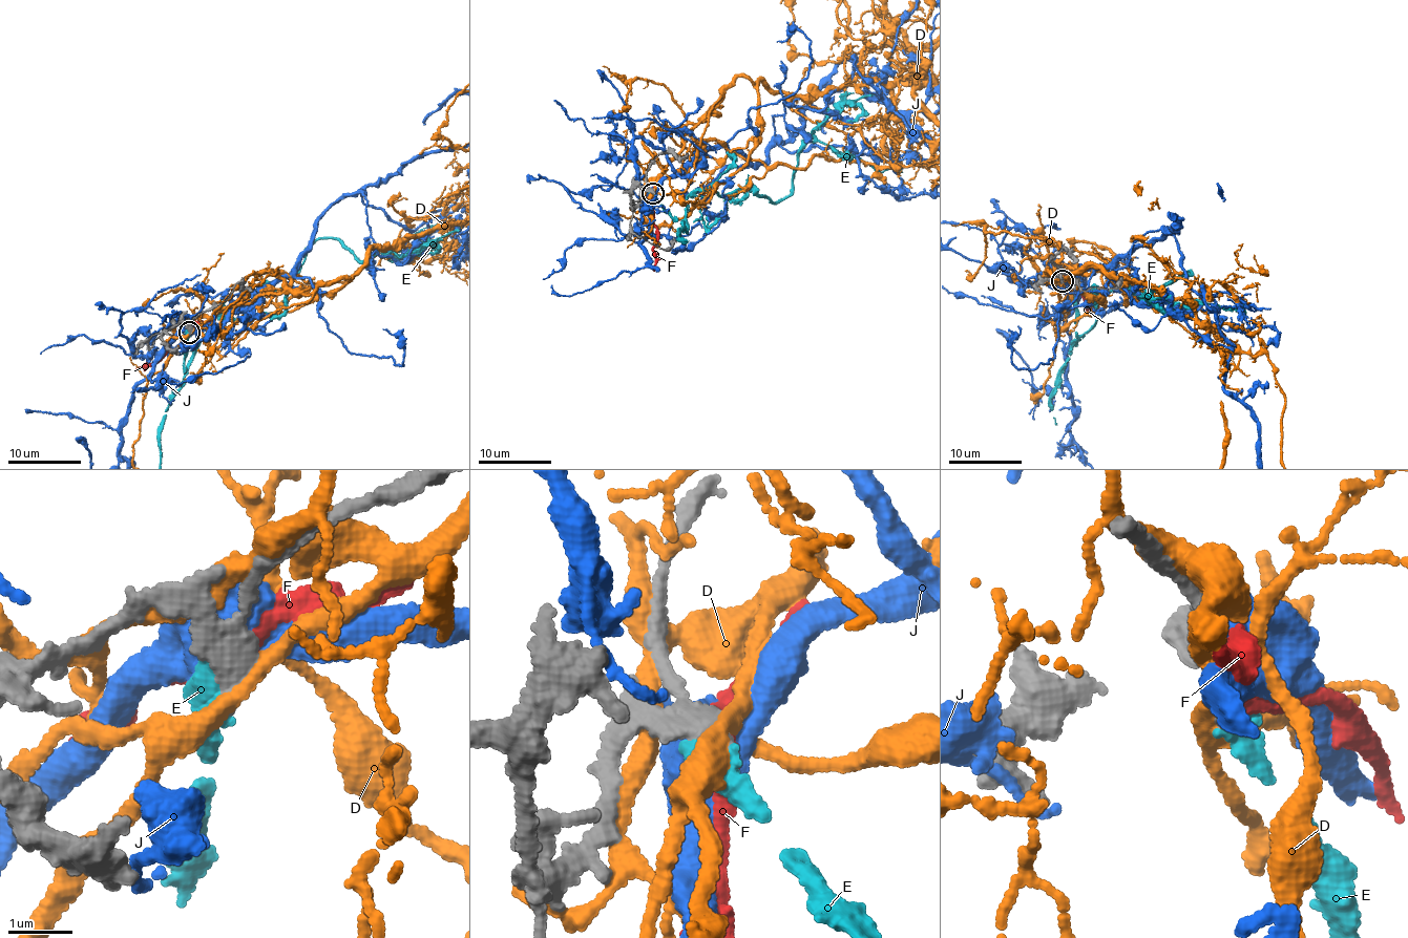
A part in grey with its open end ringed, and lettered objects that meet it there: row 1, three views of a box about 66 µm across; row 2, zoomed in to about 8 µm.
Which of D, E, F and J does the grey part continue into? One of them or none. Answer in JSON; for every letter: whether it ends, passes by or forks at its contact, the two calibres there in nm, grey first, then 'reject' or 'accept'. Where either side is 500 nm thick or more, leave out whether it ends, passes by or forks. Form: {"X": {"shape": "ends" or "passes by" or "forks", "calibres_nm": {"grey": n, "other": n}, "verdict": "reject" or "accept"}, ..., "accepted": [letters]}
{"D": {"shape": "forks", "calibres_nm": {"grey": 320, "other": 240}, "verdict": "reject"}, "E": {"shape": "ends", "calibres_nm": {"grey": 320, "other": 480}, "verdict": "accept"}, "F": {"shape": "passes by", "calibres_nm": {"grey": 340, "other": 260}, "verdict": "reject"}, "J": {"calibres_nm": {"grey": 360, "other": 500}, "verdict": "reject"}, "accepted": ["E"]}

